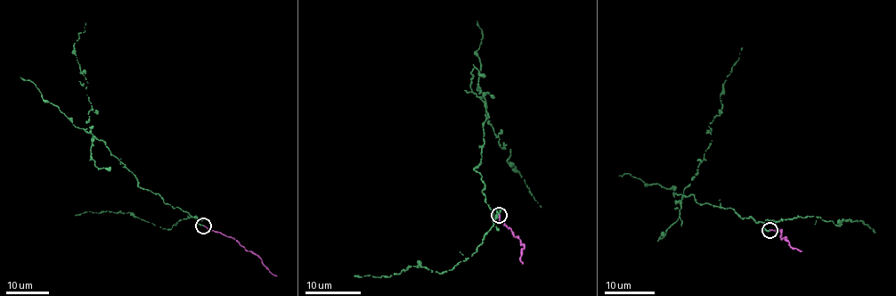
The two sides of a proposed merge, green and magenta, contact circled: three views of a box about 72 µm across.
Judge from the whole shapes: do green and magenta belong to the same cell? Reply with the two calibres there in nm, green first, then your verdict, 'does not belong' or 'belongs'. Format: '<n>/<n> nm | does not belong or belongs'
240/240 nm | does not belong

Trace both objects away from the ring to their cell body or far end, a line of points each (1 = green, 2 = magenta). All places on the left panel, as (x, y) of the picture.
1: (203, 226), (138, 186), (133, 173), (92, 134), (86, 122), (91, 109), (87, 82), (74, 45), (85, 22)
2: (203, 226), (232, 237), (257, 255), (276, 275)

